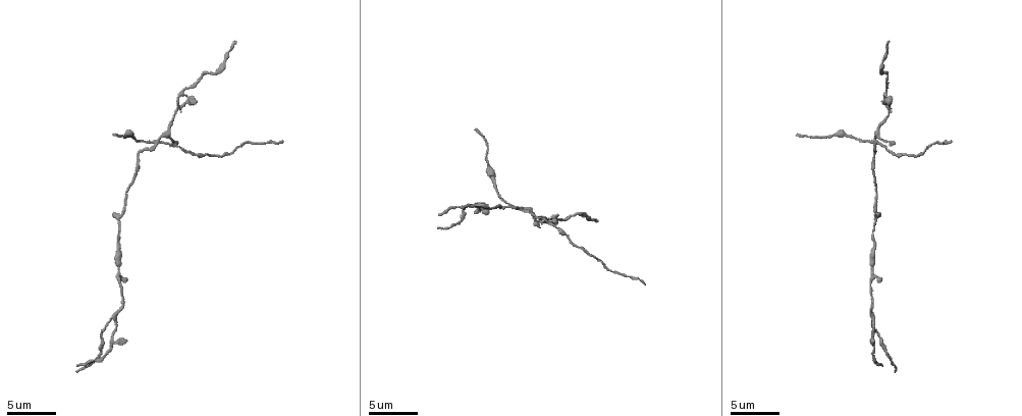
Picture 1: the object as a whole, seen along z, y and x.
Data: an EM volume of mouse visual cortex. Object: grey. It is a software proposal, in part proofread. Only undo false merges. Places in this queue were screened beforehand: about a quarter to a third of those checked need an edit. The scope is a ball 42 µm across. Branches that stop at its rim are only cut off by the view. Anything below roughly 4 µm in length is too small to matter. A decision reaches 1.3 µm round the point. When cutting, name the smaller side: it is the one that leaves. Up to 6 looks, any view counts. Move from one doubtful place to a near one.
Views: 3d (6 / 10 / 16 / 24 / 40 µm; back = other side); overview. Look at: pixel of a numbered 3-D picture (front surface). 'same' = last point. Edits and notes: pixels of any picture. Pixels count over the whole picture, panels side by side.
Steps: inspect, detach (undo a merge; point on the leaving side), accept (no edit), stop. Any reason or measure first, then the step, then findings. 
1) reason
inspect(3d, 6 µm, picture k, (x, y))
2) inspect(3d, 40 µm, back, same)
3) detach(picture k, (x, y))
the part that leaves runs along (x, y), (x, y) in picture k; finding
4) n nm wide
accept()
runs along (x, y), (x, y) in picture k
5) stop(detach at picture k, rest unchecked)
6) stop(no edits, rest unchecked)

three-way junction
inspect(3d, 10 µm, picture 1, (872, 276))

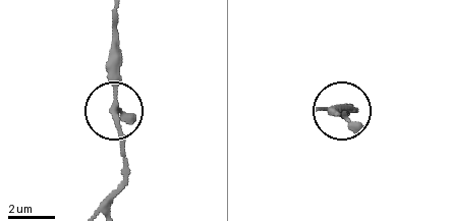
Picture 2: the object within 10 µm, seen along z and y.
accept()
runs along (114, 16), (114, 110), (125, 184) in picture 2; all the same cell

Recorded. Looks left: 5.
inspect(3d, 16 µm, picture 1, (114, 320))

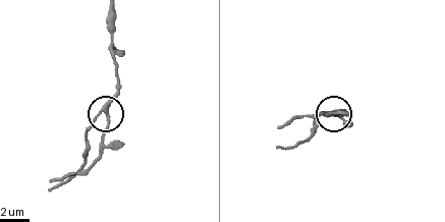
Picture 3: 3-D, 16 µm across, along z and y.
closer look
inspect(3d, 6 µm, picture 3, (106, 112))

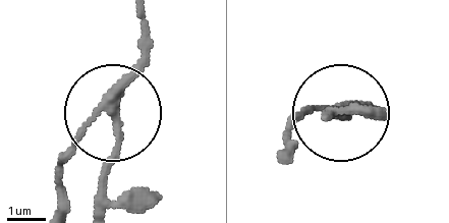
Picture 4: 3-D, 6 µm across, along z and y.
3 arms
detach(picture 4, (74, 148))
a second cell is stuck on

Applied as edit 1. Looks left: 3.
side arm on a straight run
inspect(3d, 10 µm, picture 1, (119, 221))

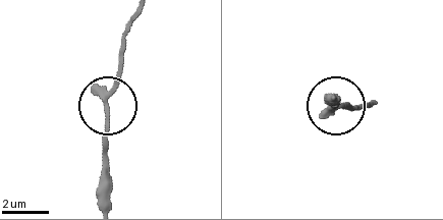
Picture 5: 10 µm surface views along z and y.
accept()
runs along (133, 16), (104, 120), (104, 187) in picture 5; continuous, no second cell

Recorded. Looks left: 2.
stop(detach at picture 4, rest unchecked)

